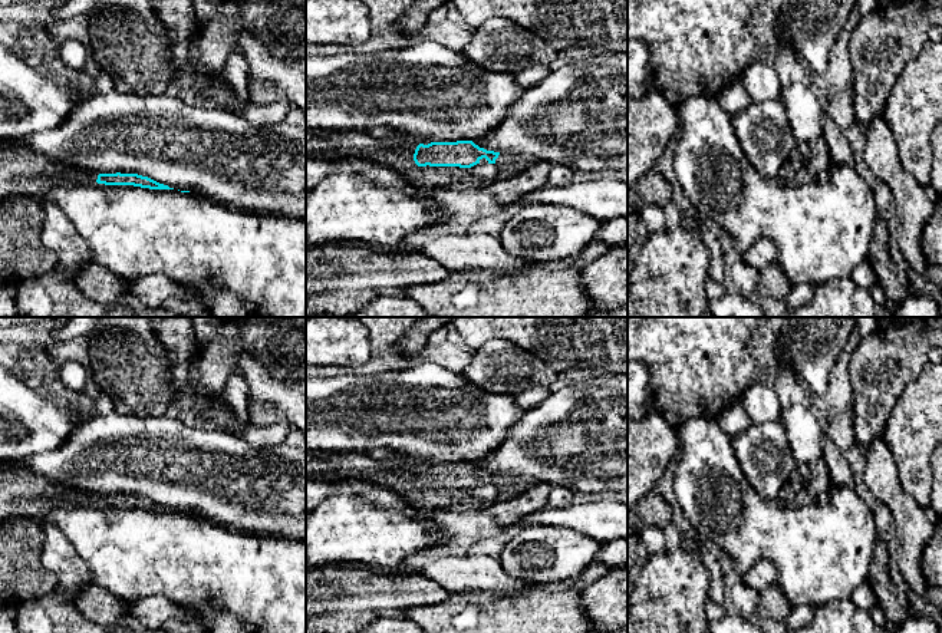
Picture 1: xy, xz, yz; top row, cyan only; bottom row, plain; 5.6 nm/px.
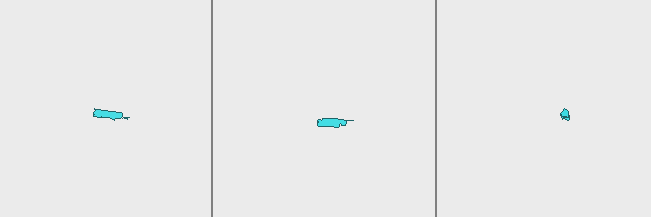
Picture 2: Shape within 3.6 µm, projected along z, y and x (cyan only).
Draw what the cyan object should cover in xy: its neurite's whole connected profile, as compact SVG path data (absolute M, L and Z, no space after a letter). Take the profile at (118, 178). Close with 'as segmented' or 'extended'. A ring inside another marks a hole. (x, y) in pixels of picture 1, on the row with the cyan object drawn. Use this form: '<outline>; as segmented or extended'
M0 139L0 198L10 195L40 198L52 188L76 184L174 189L138 174L85 174L52 162L46 156L24 146L19 139Z; extended

